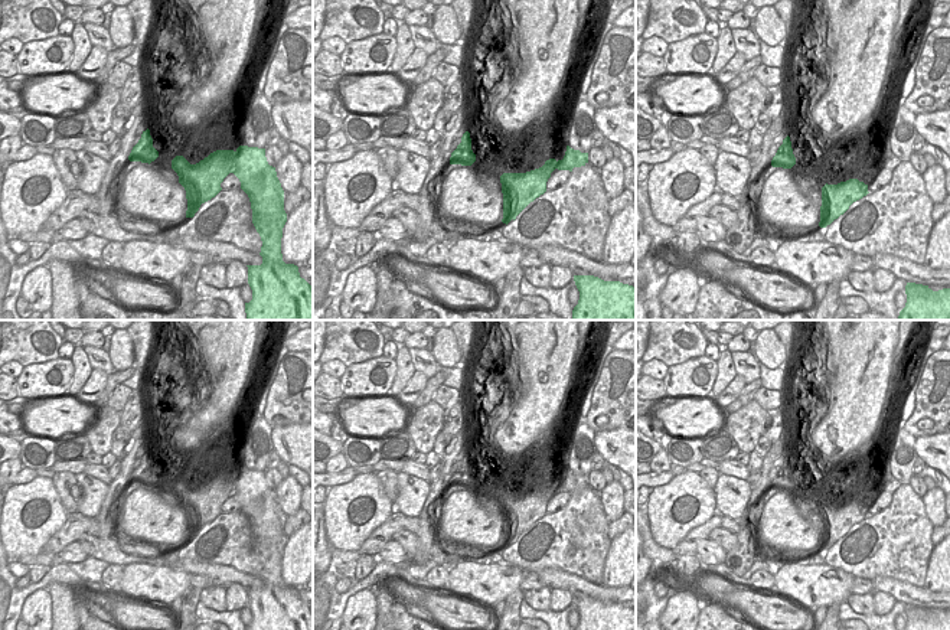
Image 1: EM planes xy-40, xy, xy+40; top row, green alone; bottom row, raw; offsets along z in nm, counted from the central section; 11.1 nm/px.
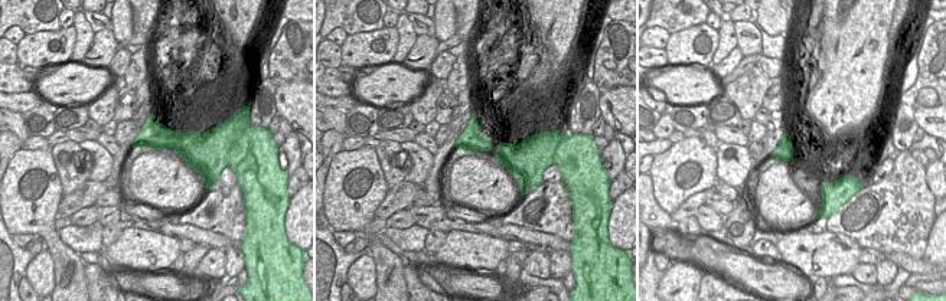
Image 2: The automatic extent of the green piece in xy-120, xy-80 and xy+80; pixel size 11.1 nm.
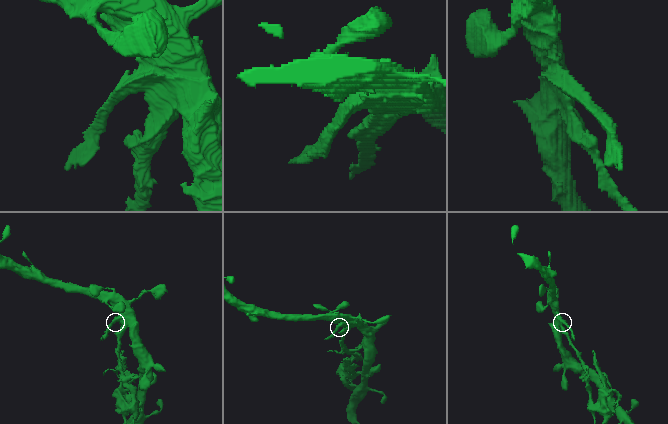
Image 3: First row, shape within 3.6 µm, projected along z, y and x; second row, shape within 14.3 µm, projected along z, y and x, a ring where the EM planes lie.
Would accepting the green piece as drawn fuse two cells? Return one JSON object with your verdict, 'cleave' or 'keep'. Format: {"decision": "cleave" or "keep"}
{"decision": "cleave"}

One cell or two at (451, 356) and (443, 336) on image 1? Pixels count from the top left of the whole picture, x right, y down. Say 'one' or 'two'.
one

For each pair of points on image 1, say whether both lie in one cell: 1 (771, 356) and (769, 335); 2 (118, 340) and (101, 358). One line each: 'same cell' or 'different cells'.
1: same cell
2: different cells

